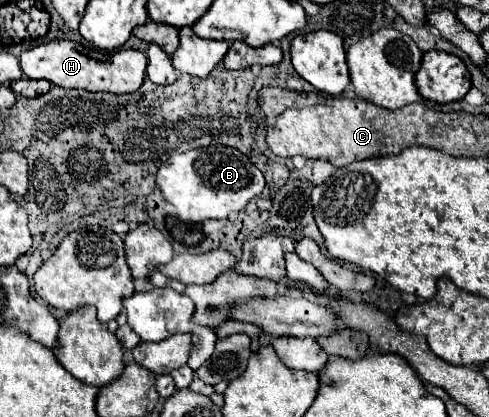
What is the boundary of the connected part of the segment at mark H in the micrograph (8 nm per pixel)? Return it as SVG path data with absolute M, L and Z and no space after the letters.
M56 39L22 51L20 67L28 79L46 79L60 87L108 91L122 95L122 93L132 93L142 85L146 75L146 55L136 49L122 49L108 53L94 47L86 47L76 41Z

